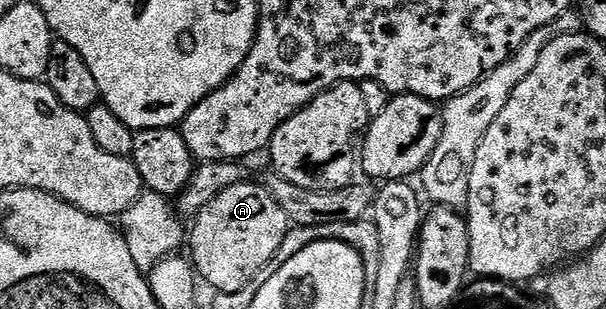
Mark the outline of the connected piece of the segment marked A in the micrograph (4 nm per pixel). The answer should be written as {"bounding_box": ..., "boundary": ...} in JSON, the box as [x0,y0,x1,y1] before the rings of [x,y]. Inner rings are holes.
{"bounding_box":[190,182,290,293],"boundary":[[[241,182],[218,194],[190,224],[190,263],[199,279],[217,293],[242,290],[278,253],[290,229],[282,206],[274,202],[267,187]]]}

